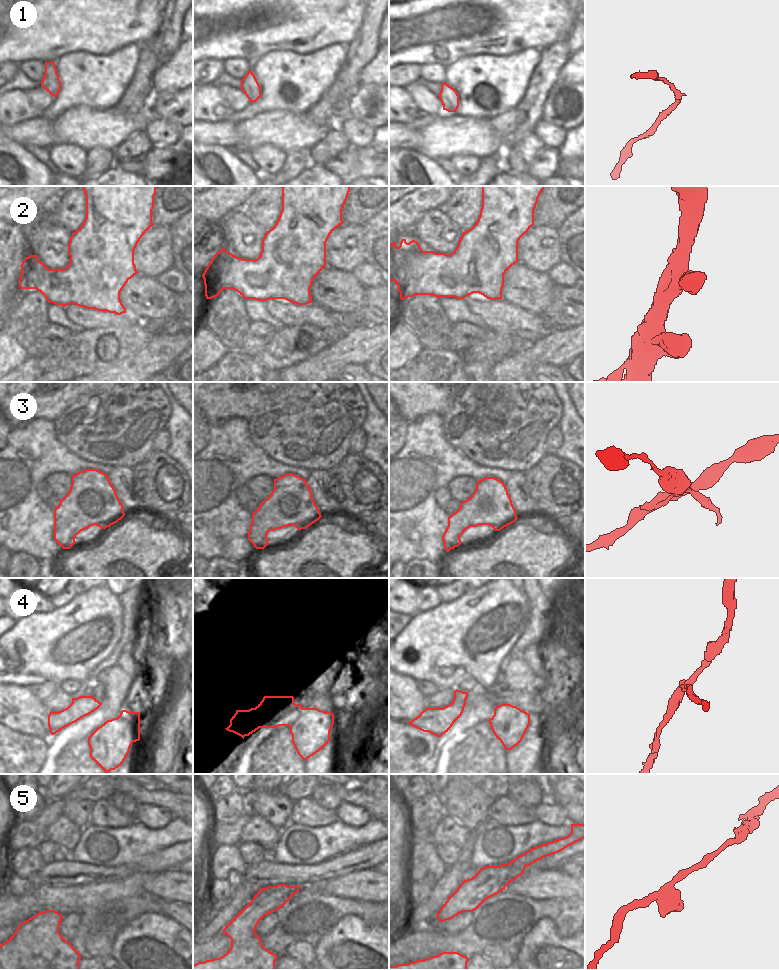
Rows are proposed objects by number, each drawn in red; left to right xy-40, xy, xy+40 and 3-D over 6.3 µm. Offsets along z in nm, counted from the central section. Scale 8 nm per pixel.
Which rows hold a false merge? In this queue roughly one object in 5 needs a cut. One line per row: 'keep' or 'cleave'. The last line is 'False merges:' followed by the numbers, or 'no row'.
1: keep
2: keep
3: keep
4: cleave
5: keep
False merges: 4

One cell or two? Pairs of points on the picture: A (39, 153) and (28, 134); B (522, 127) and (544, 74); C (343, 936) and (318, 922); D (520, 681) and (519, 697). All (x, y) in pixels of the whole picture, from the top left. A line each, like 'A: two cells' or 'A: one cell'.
A: two cells
B: one cell
C: two cells
D: two cells

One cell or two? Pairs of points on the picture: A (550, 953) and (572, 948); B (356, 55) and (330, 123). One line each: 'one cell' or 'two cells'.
A: one cell
B: one cell

